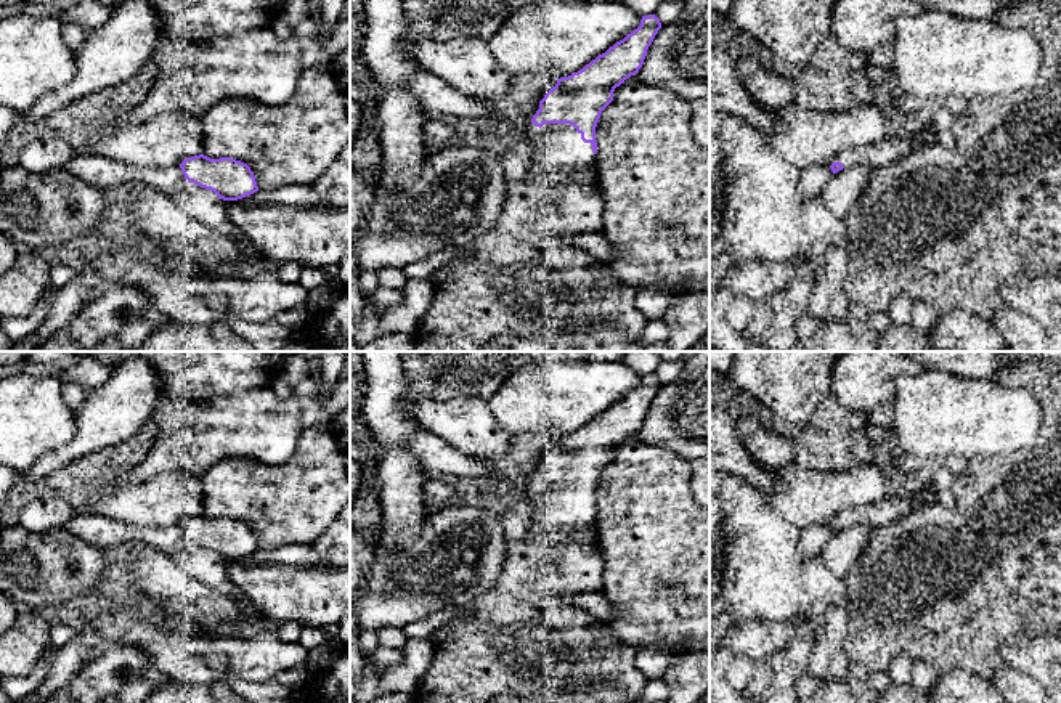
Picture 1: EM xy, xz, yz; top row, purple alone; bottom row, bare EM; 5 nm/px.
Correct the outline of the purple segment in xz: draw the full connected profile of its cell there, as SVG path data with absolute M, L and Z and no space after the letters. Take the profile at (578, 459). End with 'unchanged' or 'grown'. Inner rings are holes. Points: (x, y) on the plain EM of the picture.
M655 374L642 376L640 385L623 400L599 414L581 430L557 438L555 446L539 461L539 469L528 486L528 491L535 498L530 520L533 530L544 531L552 539L563 538L565 544L597 546L597 482L602 470L613 461L615 448L639 432L647 409L660 388L661 382Z | grown

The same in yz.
M913 494L891 499L884 498L876 504L859 506L839 512L830 528L833 533L852 525L868 525L875 530L894 520L904 518L920 507L923 506L913 499Z | grown

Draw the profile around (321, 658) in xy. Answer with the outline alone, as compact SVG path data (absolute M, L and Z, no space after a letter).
M327 637L323 645L308 652L305 669L310 673L310 679L331 669L342 647L344 645L337 637Z

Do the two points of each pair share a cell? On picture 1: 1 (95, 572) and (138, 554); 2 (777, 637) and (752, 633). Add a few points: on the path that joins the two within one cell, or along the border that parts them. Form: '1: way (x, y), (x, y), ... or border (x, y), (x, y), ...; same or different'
1: border (103, 551), (114, 577); different
2: way (771, 637), (758, 637); same

